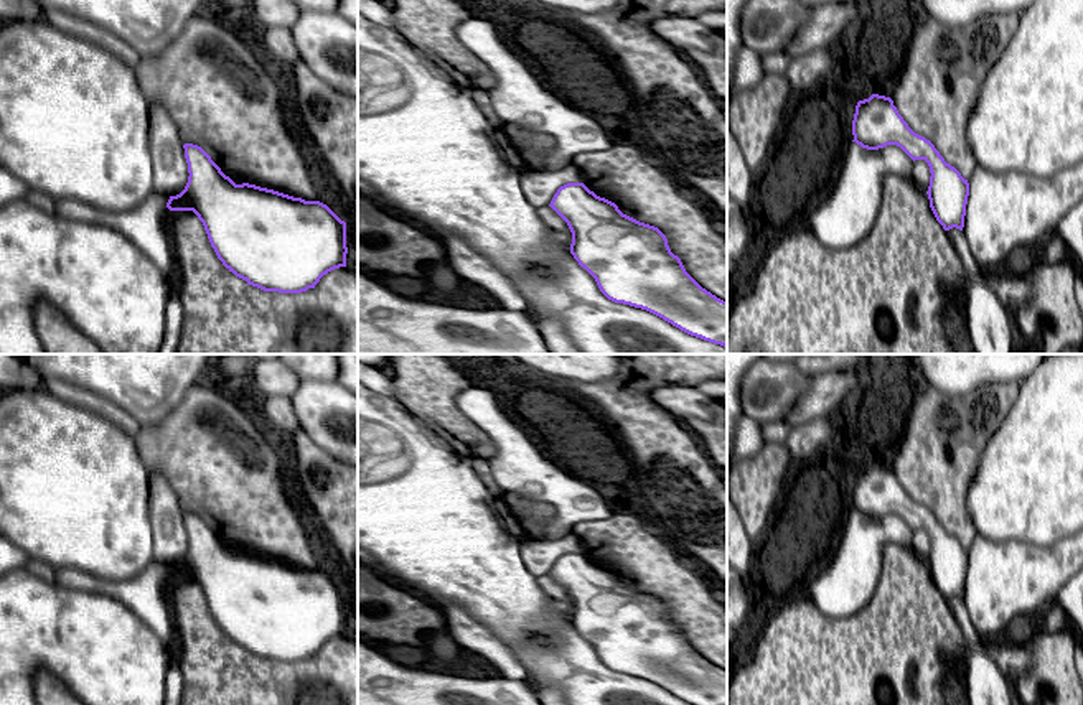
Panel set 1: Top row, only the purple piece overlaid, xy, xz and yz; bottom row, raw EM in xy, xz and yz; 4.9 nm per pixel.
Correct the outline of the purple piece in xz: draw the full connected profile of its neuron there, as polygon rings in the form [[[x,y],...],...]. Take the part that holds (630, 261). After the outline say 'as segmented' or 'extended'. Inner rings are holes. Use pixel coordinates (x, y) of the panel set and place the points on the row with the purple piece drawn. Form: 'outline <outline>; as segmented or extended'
outline [[[567,183],[549,204],[572,232],[570,254],[615,303],[646,310],[681,331],[727,348],[727,301],[702,288],[654,226],[623,214],[618,206],[597,196],[584,183]]]; as segmented

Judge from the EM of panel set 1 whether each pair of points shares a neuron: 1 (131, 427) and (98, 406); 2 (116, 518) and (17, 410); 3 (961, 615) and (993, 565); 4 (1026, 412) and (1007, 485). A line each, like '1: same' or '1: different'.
1: same
2: same
3: different
4: same

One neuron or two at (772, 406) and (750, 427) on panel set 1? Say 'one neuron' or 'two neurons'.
two neurons

